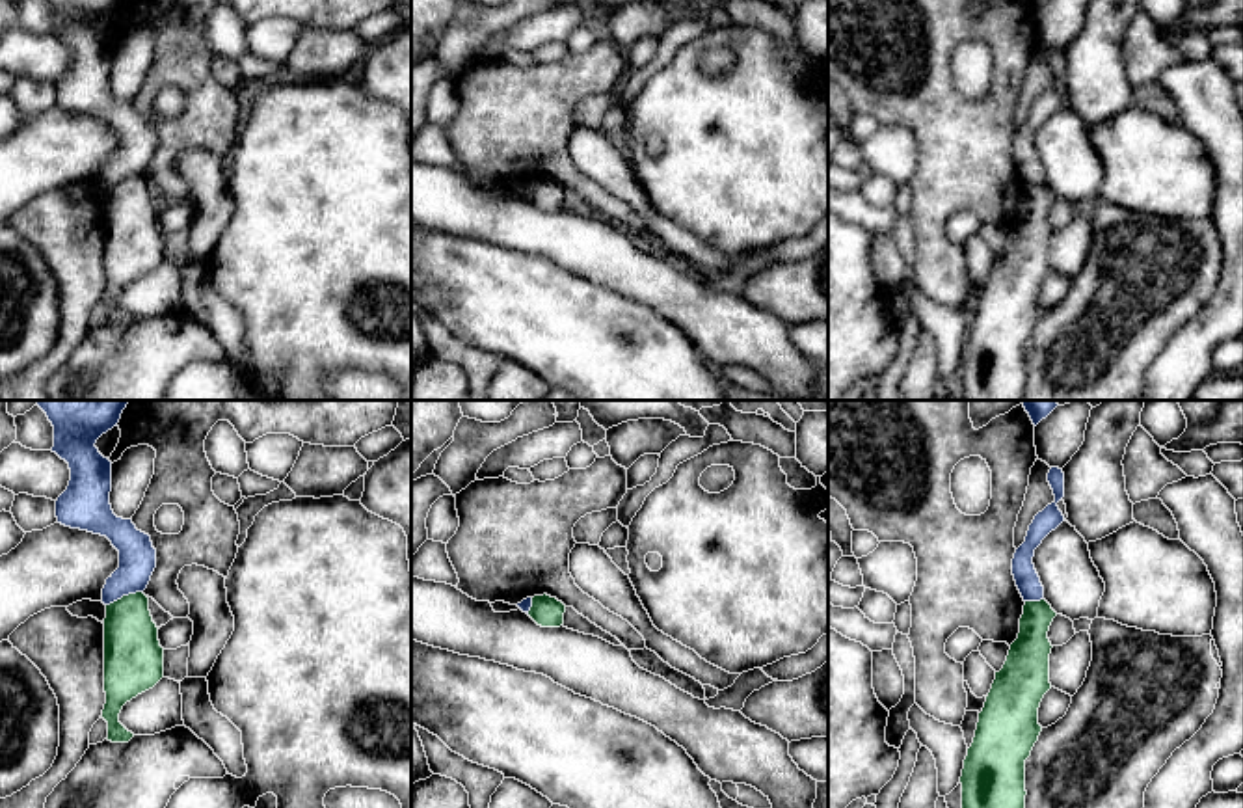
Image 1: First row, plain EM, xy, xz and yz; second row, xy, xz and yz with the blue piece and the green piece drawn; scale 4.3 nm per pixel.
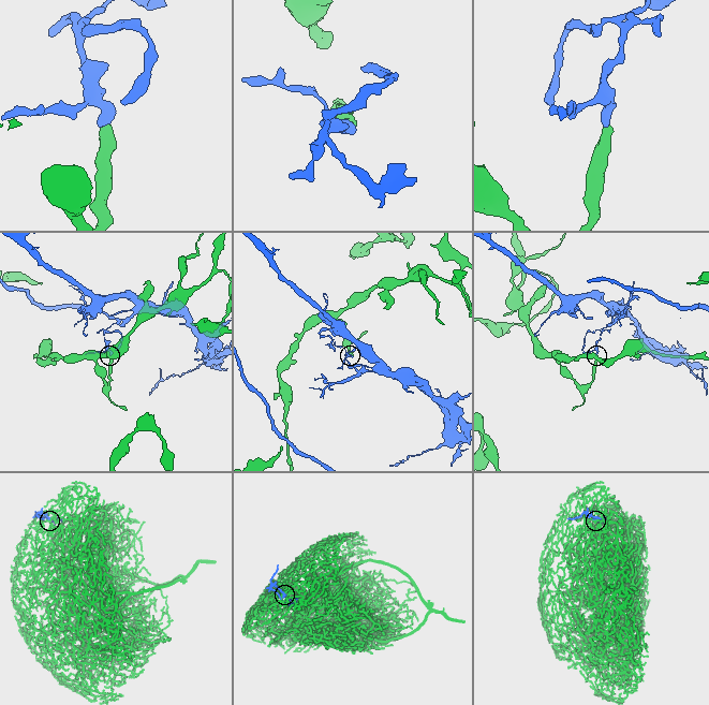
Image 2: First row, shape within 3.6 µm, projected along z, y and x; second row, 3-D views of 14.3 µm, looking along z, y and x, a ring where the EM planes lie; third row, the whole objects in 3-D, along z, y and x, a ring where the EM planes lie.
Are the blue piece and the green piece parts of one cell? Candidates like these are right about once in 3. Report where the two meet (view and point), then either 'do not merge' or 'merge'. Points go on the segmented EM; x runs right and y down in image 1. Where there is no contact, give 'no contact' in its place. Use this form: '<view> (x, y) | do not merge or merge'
xy (123, 594) | do not merge

